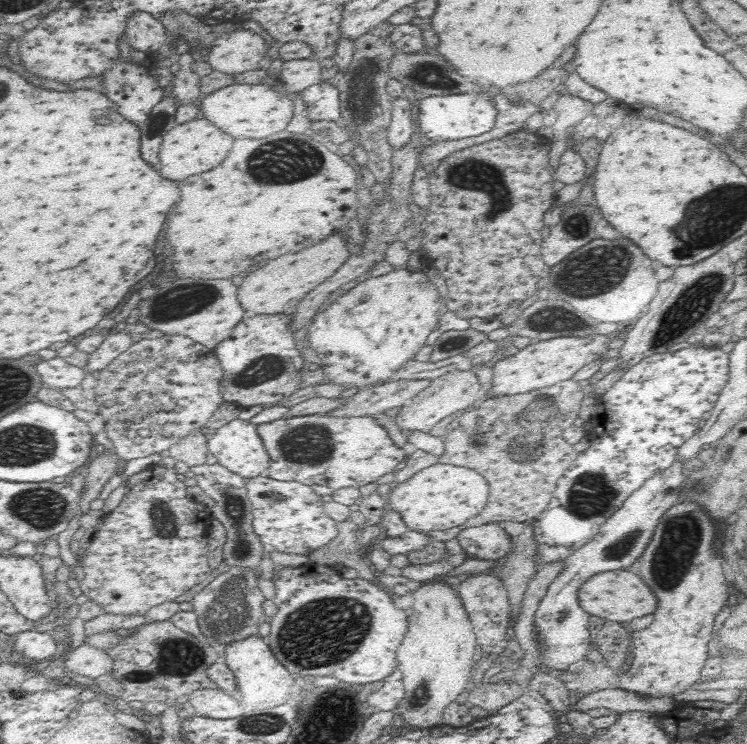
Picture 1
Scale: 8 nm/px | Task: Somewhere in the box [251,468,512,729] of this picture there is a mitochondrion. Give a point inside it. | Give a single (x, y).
(315, 635)

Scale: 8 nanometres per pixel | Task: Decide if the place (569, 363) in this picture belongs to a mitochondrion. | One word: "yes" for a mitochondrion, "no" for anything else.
no

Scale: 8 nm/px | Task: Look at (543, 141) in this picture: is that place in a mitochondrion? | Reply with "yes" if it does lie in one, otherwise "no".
no

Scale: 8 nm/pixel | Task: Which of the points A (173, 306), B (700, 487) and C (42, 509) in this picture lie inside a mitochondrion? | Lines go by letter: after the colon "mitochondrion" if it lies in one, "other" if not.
A: mitochondrion
B: mitochondrion
C: mitochondrion

